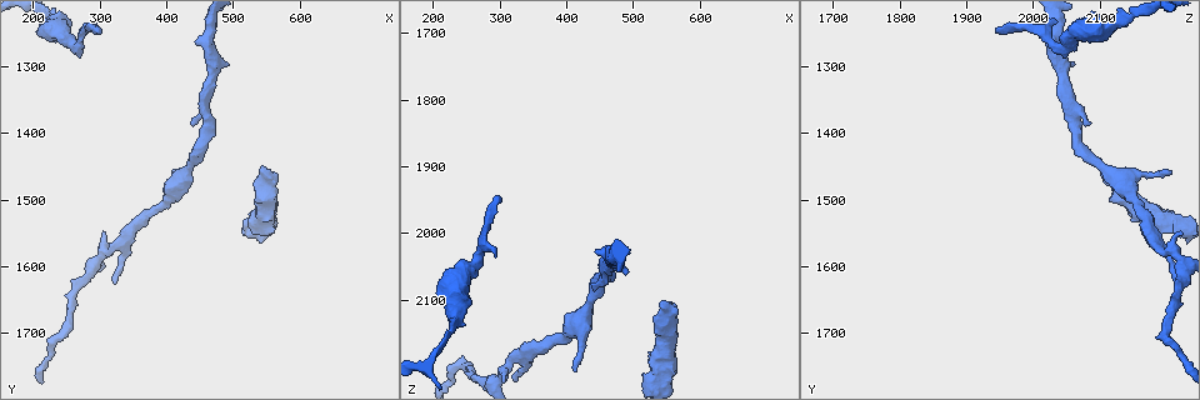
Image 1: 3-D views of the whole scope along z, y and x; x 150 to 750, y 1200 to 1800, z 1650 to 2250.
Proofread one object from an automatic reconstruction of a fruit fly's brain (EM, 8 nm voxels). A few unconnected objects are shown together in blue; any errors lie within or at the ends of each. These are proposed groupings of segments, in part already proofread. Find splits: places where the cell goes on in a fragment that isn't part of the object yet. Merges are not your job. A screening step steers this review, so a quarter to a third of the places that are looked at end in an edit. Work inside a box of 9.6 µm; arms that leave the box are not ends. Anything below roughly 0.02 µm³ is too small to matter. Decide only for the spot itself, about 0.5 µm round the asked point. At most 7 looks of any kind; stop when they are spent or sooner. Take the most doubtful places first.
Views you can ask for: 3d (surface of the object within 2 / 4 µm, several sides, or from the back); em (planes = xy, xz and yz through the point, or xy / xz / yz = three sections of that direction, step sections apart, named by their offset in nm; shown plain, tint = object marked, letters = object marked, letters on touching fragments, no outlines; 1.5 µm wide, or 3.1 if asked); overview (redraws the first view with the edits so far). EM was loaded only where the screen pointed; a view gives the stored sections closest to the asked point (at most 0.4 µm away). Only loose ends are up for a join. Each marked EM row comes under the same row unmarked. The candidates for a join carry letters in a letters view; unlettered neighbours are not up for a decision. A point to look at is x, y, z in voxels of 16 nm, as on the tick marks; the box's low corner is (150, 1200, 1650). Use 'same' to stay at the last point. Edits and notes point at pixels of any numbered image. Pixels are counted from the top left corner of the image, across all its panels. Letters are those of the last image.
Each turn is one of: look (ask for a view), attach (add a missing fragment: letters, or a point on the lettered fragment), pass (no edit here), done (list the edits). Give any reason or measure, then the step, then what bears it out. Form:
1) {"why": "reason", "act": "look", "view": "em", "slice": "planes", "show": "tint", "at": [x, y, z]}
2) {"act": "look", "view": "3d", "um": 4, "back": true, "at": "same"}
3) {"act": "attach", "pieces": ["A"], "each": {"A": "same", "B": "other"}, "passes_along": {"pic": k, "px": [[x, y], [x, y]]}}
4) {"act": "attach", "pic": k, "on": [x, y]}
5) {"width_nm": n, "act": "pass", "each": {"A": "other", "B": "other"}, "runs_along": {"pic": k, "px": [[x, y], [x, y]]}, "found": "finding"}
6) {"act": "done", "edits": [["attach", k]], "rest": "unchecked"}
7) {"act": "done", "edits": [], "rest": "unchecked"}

{"why": "branch stops here", "act": "look", "view": "em", "slice": "planes", "show": "letters", "at": [300, 1250, 1945]}

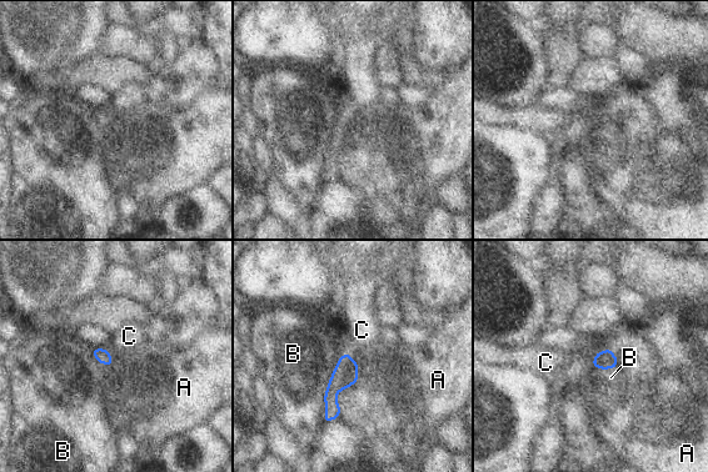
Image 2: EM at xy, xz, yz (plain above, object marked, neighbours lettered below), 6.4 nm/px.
{"longest_contact_nm": ["B", 440], "act": "pass", "each": {"A": "other", "B": "other", "C": "other"}, "runs_along": {"pic": 2, "px": [[347, 357], [328, 417]]}, "found": "none of them fits"}

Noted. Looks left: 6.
{"why": "stops while still wide", "act": "look", "view": "3d", "um": 2, "at": [540, 1450, 2100]}

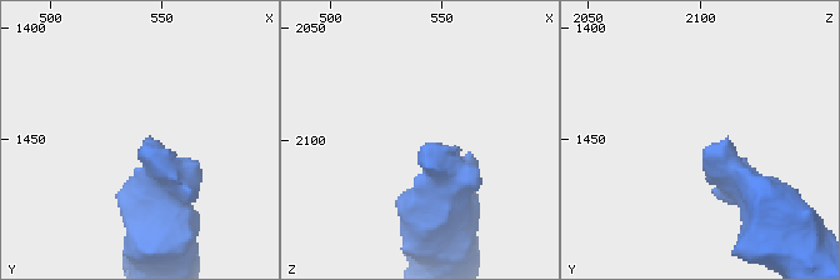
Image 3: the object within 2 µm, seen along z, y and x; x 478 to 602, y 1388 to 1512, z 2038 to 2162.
{"act": "look", "view": "em", "slice": "yz", "step": 8, "show": "tint", "at": [542, 1454, 2101]}

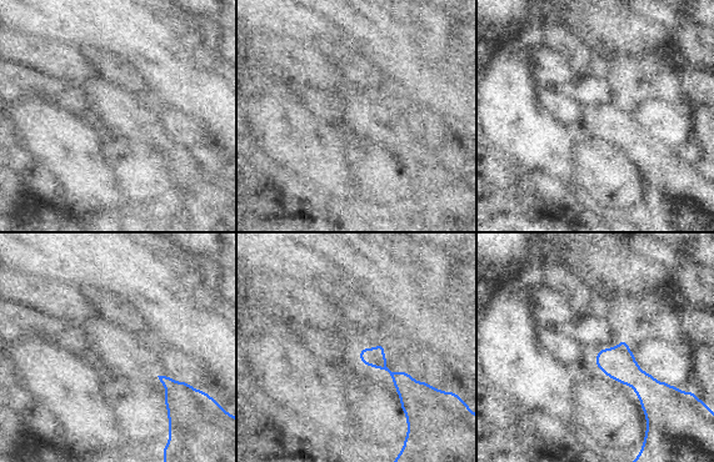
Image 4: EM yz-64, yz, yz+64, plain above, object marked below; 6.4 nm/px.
{"why": "cut it another way", "act": "look", "view": "em", "slice": "planes", "show": "letters", "at": "same"}

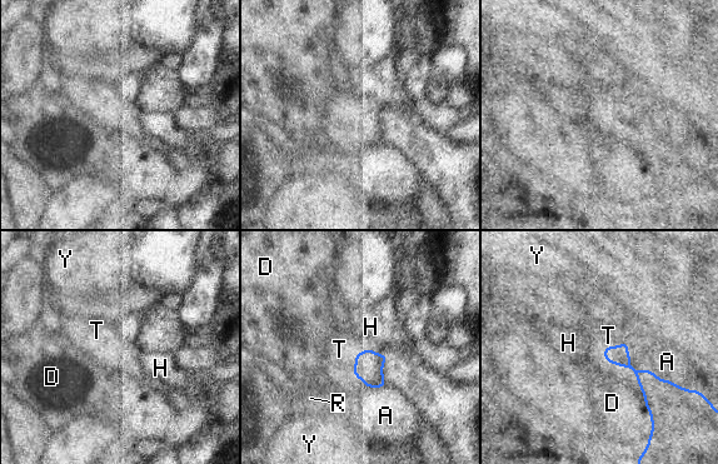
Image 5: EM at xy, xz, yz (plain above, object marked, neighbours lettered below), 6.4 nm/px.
{"act": "attach", "pieces": ["T"], "each": {"A": "other", "D": "other", "H": "other", "R": "other", "T": "same", "Y": "other"}, "found": "the cell continues"}

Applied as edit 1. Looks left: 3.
{"why": "thin end", "act": "look", "view": "3d", "um": 2, "at": [410, 1455, 2210]}

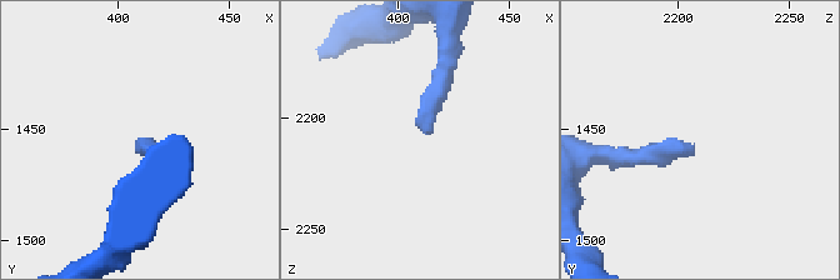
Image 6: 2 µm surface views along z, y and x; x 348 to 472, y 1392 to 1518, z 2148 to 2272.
{"why": "need the tissue", "act": "look", "view": "em", "slice": "xz", "step": 8, "show": "tint", "at": [416, 1457, 2205]}

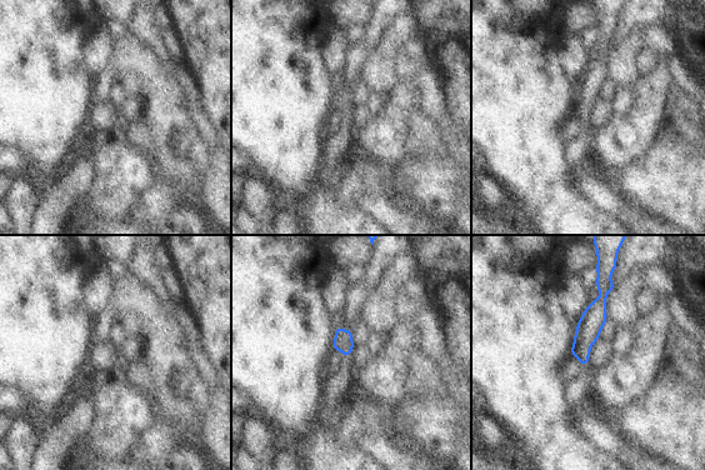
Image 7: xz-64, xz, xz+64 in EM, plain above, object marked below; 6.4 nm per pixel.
{"why": "cut it another way", "act": "look", "view": "em", "slice": "planes", "show": "letters", "at": "same"}

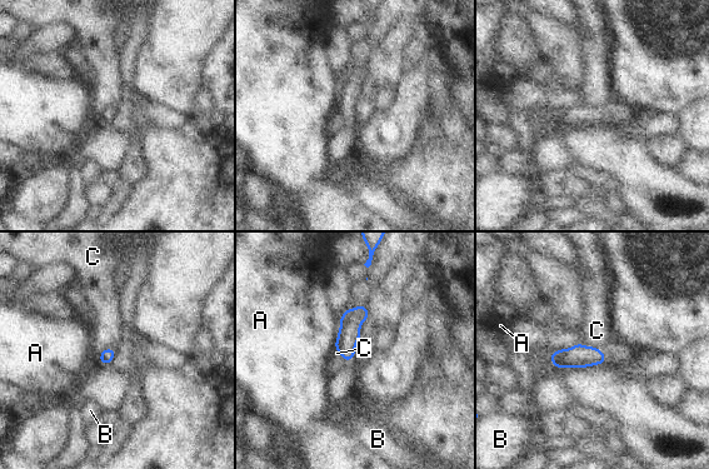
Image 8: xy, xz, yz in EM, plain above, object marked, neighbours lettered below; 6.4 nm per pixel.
{"act": "pass", "each": {"A": "other", "B": "other", "C": "other"}, "border": {"pic": 8, "px": [[579, 343], [595, 348]]}, "found": "no lettered fragment goes on from it"}

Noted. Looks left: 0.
{"act": "done", "edits": [["attach", 5]], "rest": "unchecked"}

